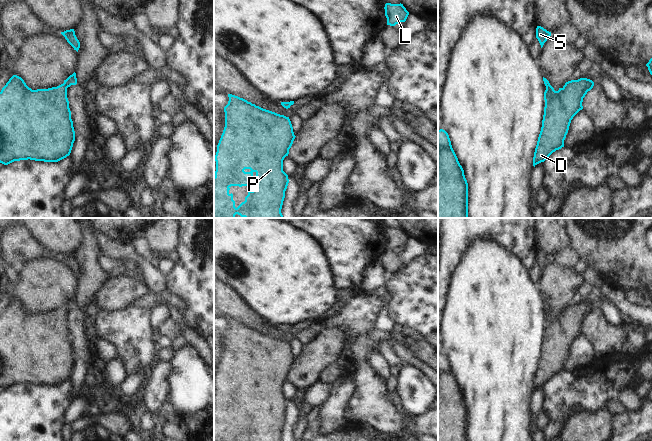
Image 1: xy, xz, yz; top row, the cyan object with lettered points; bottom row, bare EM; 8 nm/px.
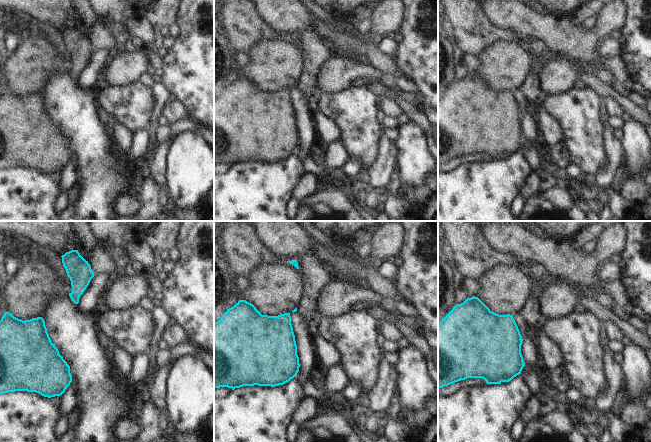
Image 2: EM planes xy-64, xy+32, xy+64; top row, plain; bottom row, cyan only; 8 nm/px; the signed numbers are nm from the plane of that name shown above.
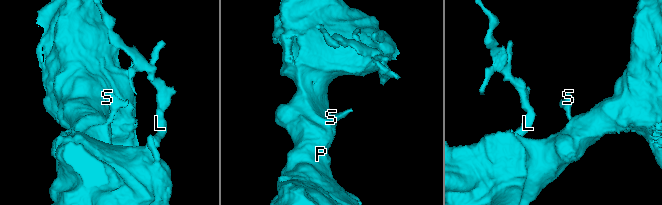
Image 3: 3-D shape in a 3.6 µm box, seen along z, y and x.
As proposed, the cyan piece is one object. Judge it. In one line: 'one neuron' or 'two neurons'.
one neuron

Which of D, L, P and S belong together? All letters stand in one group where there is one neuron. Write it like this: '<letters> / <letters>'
D L P S

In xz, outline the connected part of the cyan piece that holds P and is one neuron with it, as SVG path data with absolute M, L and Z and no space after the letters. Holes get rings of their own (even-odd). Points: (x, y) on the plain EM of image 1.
M228 318L228 321L228 328L224 331L225 351L217 369L217 376L215 379L216 395L214 400L214 441L235 441L236 438L240 439L241 441L283 441L281 433L285 422L285 415L289 407L288 399L283 395L283 384L286 380L288 380L289 373L291 372L296 361L293 356L291 345L289 341L263 333L238 320ZM231 410L253 410L254 414L248 415L248 419L245 421L245 425L236 432L235 425L233 424L233 418L229 417Z

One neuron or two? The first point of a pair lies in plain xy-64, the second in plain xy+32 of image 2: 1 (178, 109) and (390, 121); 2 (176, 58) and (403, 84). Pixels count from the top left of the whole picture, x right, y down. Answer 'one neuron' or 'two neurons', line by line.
1: two neurons
2: two neurons

